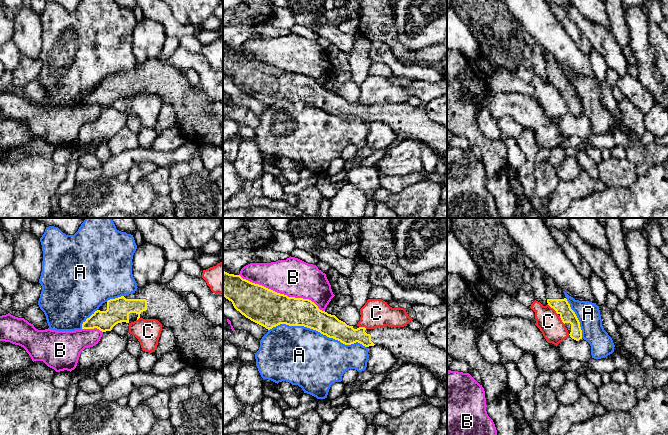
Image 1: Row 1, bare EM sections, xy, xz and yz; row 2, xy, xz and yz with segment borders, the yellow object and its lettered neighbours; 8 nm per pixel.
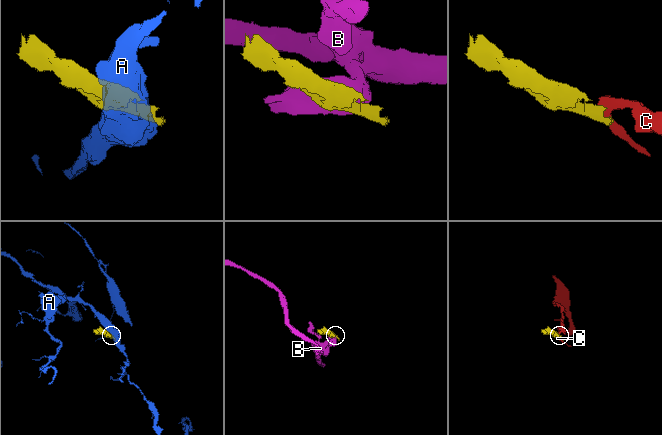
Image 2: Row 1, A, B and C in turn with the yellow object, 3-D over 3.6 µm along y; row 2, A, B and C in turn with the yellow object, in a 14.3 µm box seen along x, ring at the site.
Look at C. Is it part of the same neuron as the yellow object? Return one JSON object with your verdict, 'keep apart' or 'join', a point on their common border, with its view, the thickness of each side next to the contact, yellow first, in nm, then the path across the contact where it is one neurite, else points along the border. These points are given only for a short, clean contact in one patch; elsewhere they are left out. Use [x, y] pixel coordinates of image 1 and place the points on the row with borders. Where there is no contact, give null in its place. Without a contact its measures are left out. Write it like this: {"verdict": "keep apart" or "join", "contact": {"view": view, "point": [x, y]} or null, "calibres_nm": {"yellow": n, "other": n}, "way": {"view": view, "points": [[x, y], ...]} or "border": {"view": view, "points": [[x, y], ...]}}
{"verdict": "keep apart", "contact": {"view": "yz", "point": [553, 308]}, "calibres_nm": {"yellow": 120, "other": 190}}

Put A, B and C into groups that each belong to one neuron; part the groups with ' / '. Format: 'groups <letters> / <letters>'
groups A / B / C

